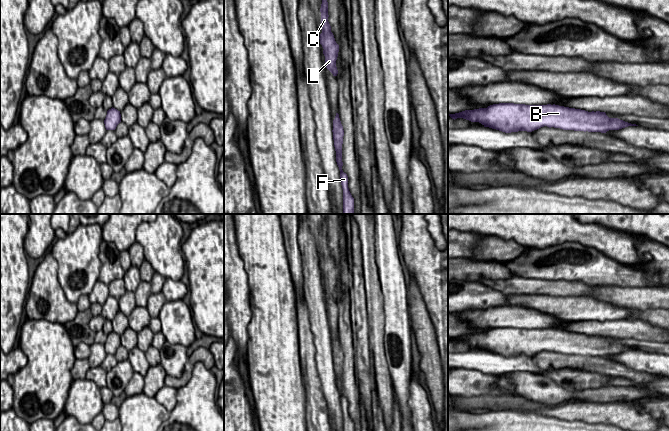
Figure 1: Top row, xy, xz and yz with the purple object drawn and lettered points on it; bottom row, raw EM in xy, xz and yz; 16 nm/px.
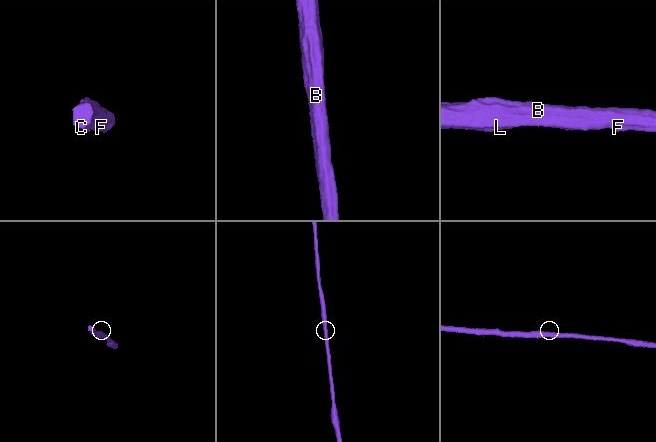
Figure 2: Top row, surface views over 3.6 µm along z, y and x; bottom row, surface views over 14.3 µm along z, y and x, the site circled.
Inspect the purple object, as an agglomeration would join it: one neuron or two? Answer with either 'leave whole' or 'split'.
leave whole

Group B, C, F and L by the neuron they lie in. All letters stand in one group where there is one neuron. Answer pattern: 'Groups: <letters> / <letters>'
Groups: B C F L

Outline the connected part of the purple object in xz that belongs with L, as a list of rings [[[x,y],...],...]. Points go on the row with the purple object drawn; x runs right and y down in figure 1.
[[[322,0],[321,8],[321,26],[322,33],[320,34],[320,44],[323,47],[323,54],[325,56],[326,68],[337,76],[338,70],[336,67],[336,60],[339,52],[339,45],[336,43],[333,33],[331,32],[331,26],[328,22],[328,2]]]

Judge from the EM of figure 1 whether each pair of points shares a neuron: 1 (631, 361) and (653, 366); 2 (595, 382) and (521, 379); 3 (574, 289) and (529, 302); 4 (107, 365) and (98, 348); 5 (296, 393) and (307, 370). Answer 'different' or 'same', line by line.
1: same
2: different
3: different
4: same
5: different

